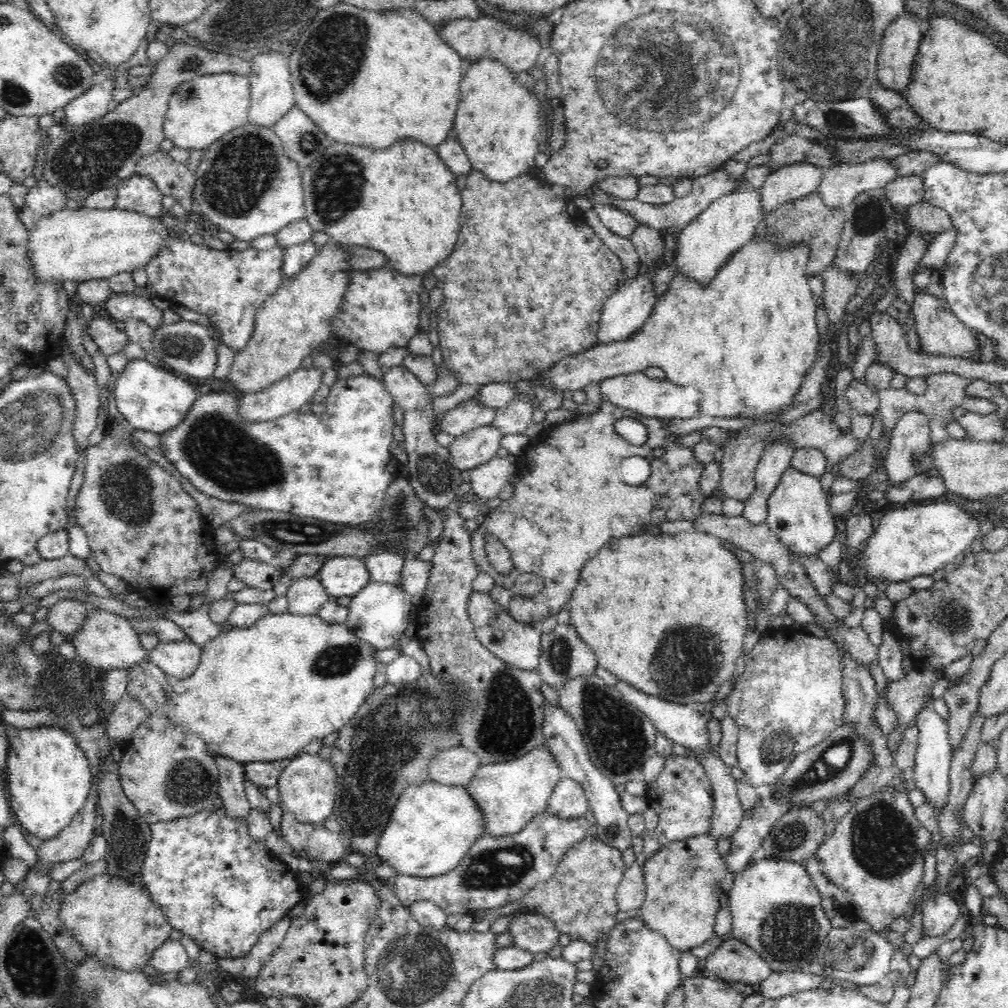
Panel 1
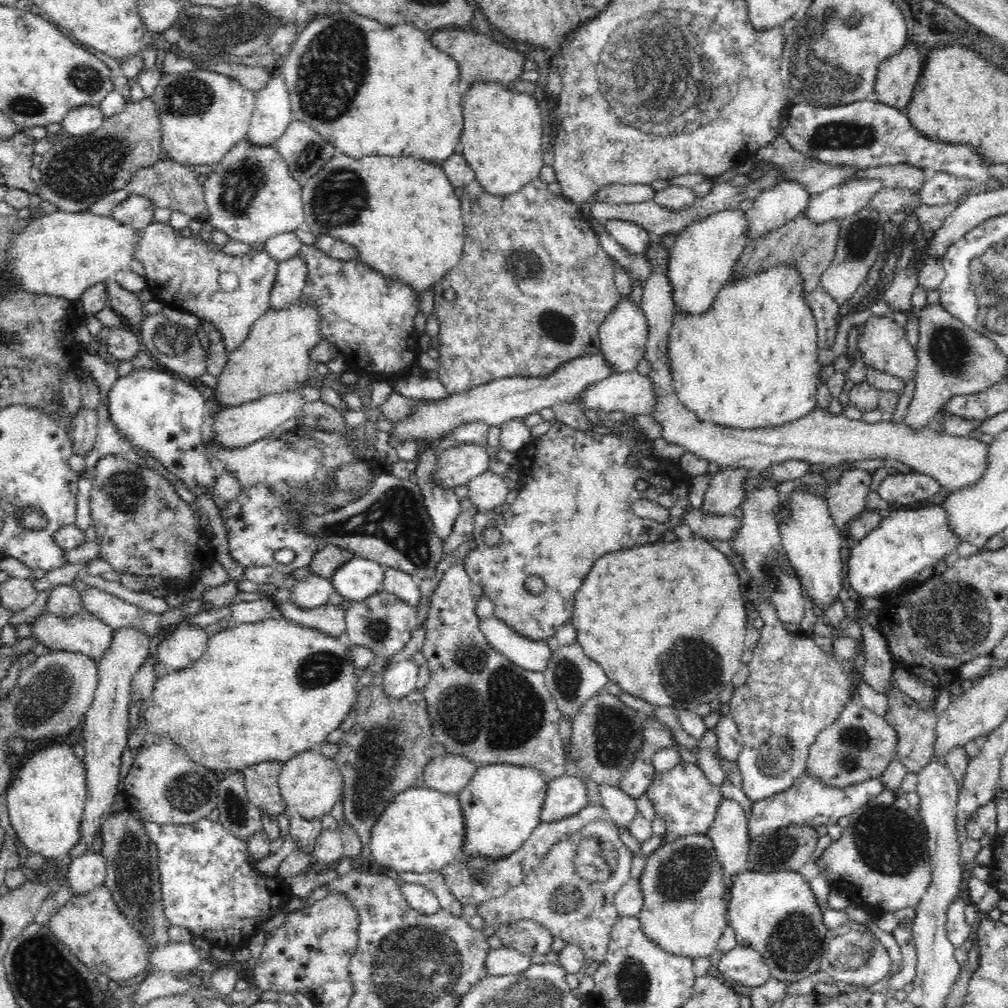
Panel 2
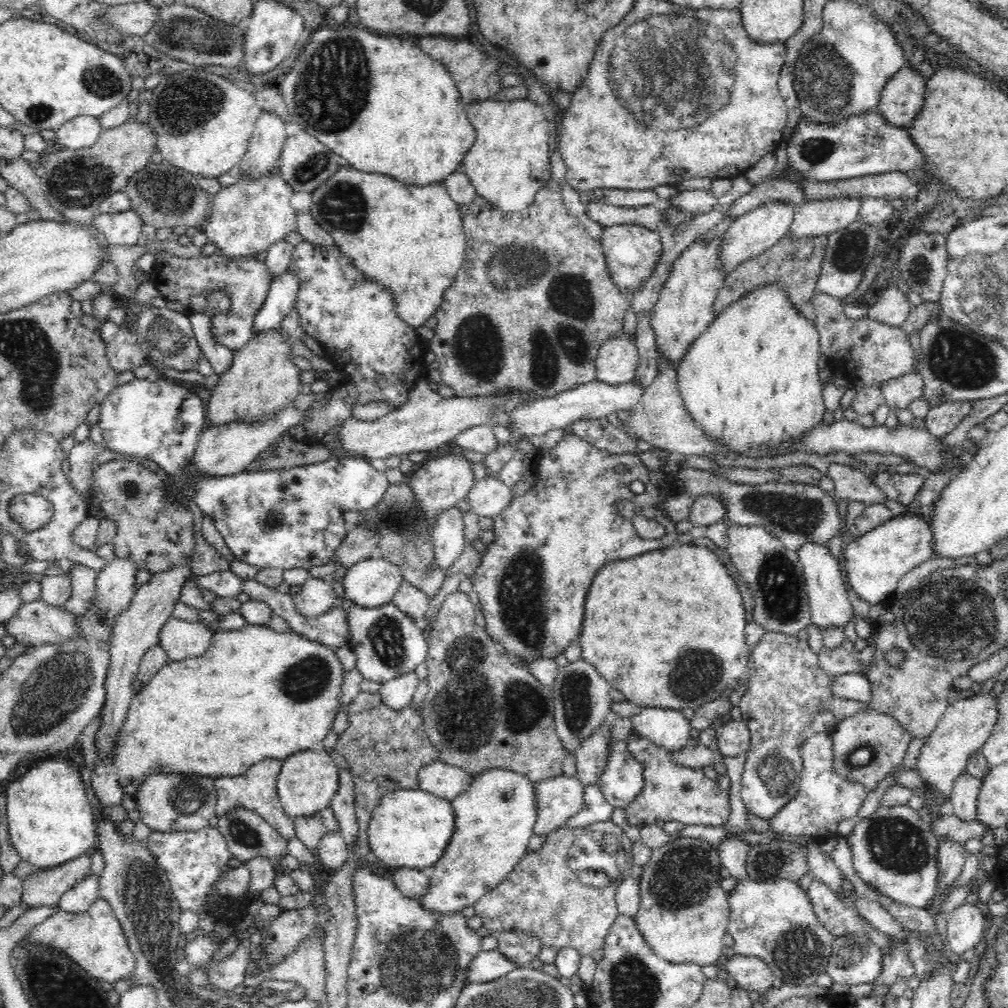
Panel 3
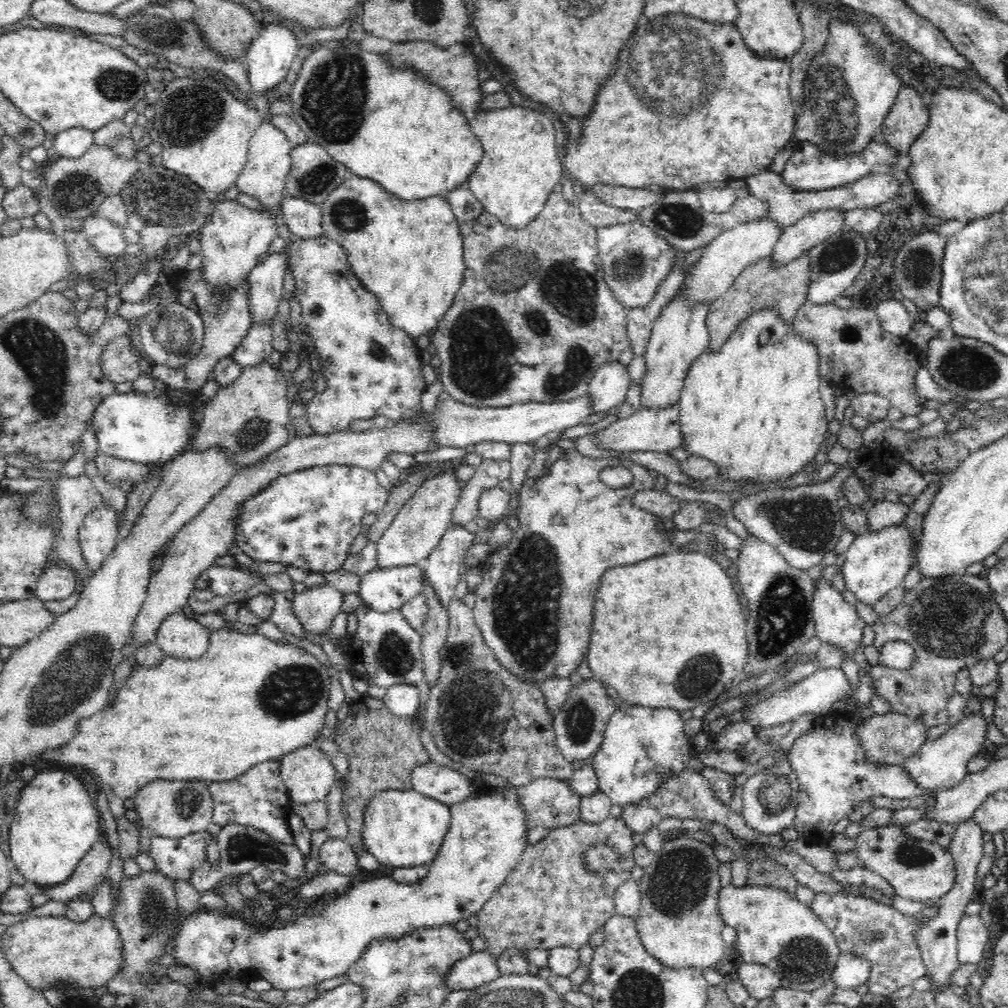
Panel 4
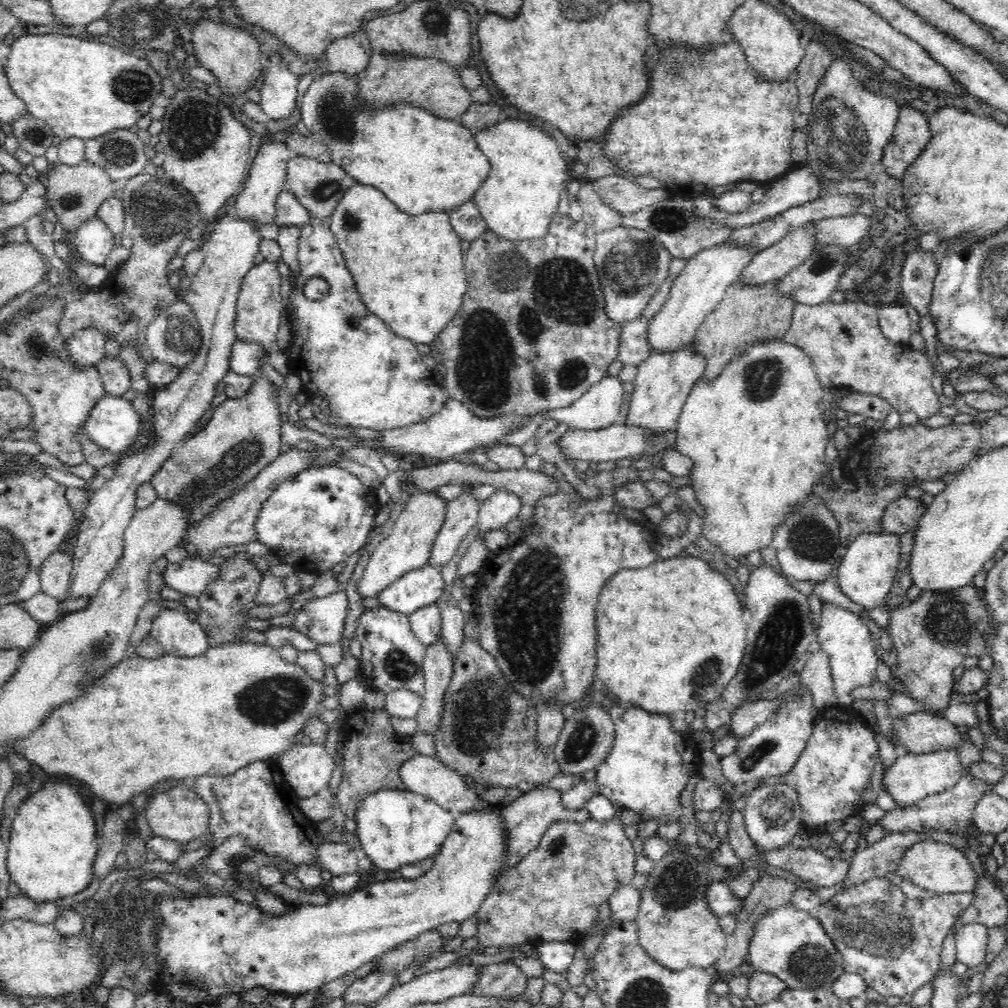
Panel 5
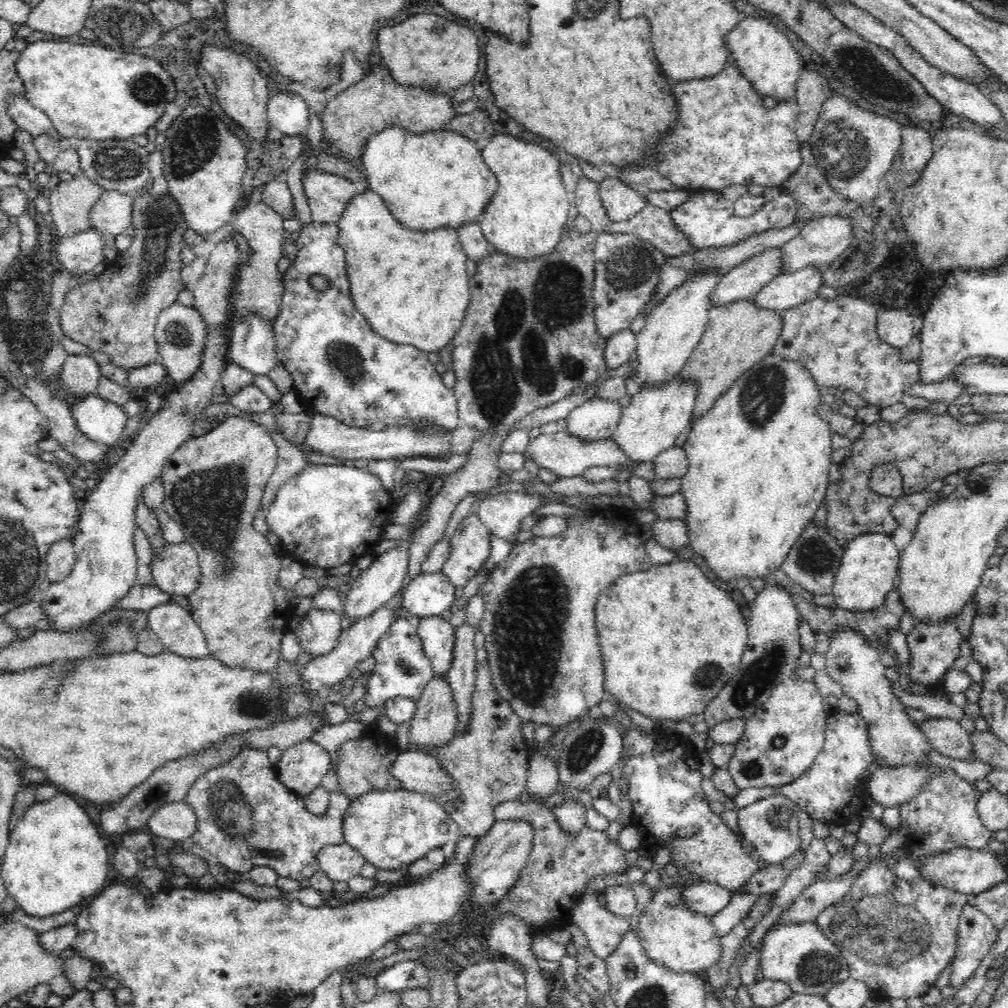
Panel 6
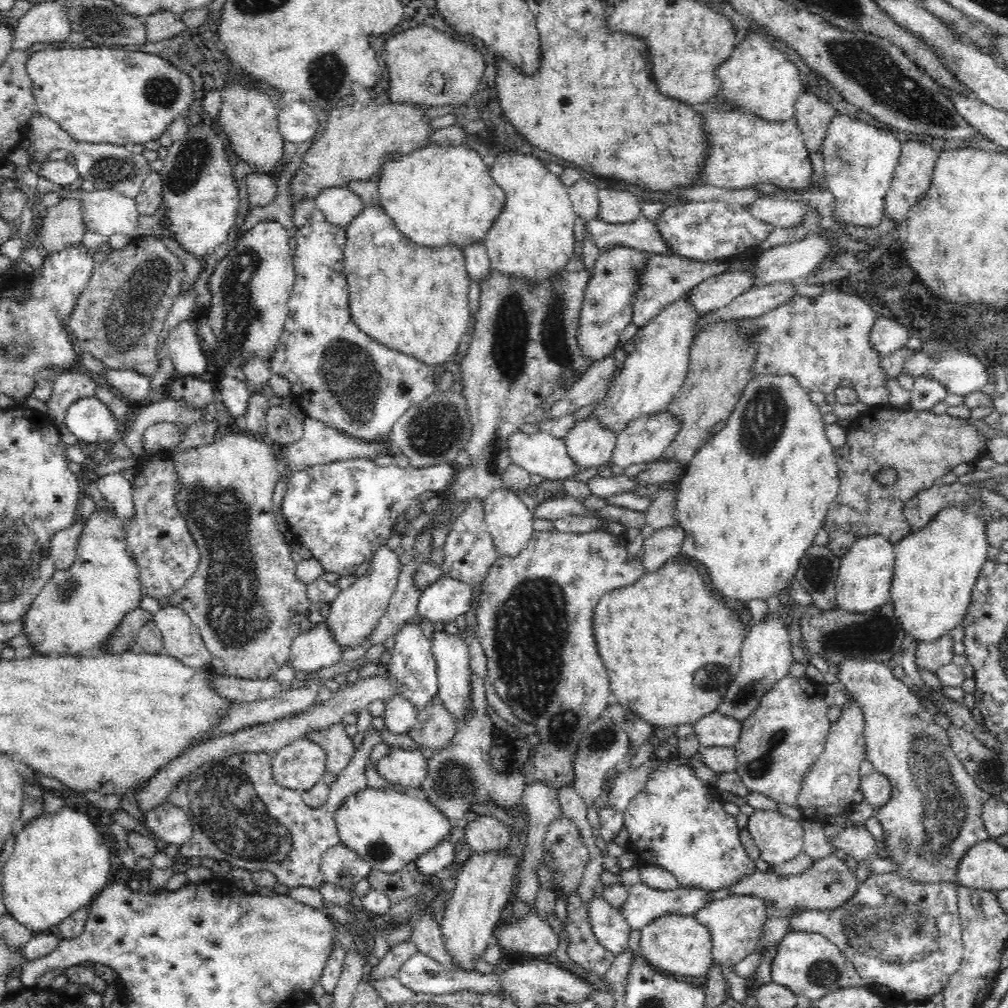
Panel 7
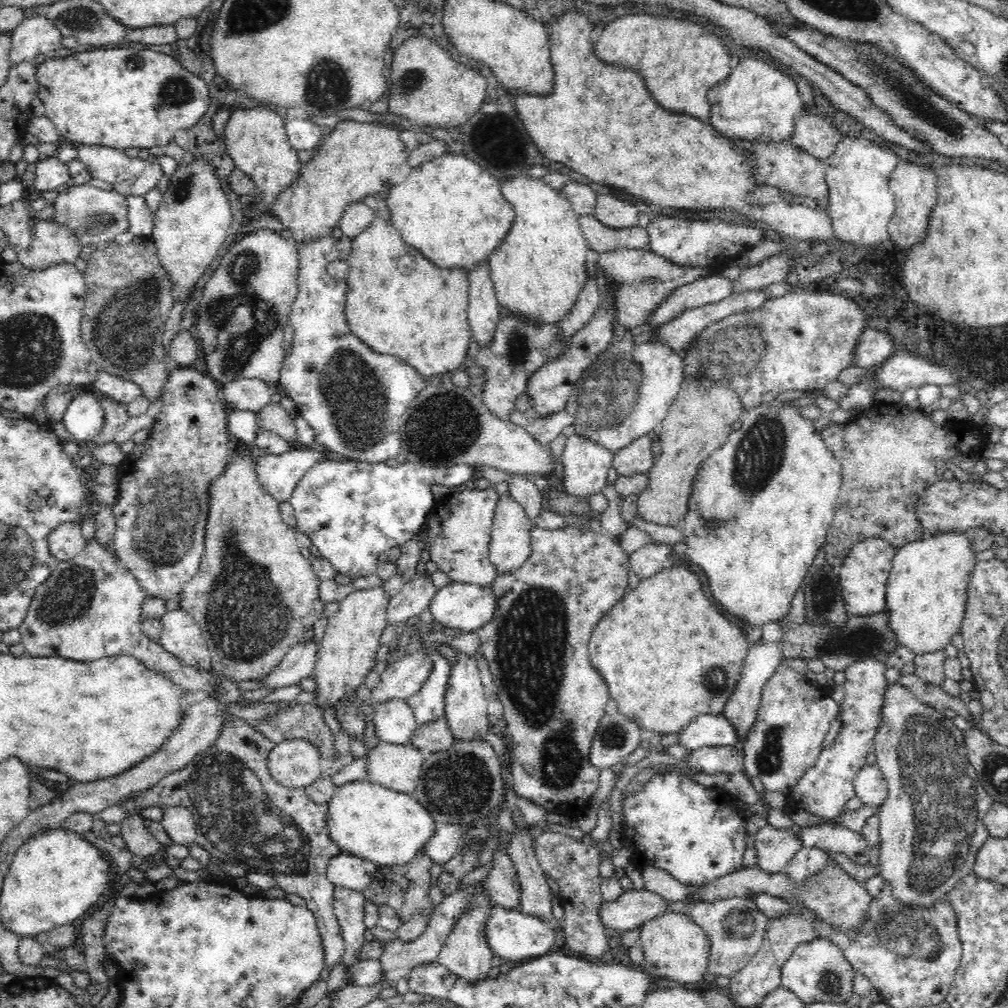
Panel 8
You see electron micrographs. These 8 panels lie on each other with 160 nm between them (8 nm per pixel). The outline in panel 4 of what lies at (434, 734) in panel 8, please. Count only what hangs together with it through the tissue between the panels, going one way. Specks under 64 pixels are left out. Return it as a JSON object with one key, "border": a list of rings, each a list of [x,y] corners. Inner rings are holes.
{"border":[[[422,572],[422,592],[428,607],[424,627],[421,629],[421,651],[424,661],[424,678],[430,687],[438,684],[440,676],[440,651],[446,642],[449,620],[446,608],[435,593],[429,578]]]}

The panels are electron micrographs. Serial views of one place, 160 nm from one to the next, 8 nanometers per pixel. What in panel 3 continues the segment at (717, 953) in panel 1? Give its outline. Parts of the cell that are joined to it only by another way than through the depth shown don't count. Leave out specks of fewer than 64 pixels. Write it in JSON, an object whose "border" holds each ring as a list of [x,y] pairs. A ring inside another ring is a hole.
{"border":[[[736,953],[723,968],[726,971],[725,976],[731,976],[738,988],[760,993],[768,991],[778,983],[768,964],[756,956]]]}

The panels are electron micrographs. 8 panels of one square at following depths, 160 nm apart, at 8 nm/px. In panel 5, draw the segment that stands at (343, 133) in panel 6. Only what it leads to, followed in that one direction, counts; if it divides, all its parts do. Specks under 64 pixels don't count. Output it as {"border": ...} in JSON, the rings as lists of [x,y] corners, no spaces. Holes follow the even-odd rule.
{"border":[[[399,52],[374,53],[366,70],[360,74],[359,98],[370,108],[394,102],[411,102],[440,118],[457,120],[474,102],[470,90],[462,82],[458,67],[433,56],[414,56]]]}

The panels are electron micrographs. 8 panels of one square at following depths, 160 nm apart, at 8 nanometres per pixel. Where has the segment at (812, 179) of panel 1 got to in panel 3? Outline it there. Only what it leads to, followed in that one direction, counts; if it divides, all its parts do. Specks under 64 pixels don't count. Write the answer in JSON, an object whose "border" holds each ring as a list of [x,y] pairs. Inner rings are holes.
{"border":[[[766,202],[766,204],[760,204],[758,208],[752,208],[752,210],[748,210],[742,216],[737,217],[723,234],[721,246],[723,272],[727,275],[738,264],[762,254],[773,244],[776,244],[786,232],[790,232],[796,208],[797,206],[791,203]]]}

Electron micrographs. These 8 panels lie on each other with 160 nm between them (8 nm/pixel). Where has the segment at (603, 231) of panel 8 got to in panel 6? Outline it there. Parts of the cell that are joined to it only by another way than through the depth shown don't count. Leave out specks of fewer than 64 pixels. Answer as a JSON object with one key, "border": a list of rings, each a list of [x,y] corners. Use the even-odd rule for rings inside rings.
{"border":[[[648,203],[632,218],[613,222],[604,231],[635,234],[648,242],[653,242],[667,258],[694,253],[692,243],[676,226],[671,212],[672,210],[665,210]]]}

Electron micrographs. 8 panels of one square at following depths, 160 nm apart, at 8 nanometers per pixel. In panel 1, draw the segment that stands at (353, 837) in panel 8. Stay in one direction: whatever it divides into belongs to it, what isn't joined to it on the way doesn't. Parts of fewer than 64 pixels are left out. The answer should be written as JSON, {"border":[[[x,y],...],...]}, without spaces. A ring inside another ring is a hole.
{"border":[[[428,778],[422,784],[410,785],[398,799],[391,812],[389,825],[384,829],[376,854],[398,873],[417,878],[436,878],[454,872],[468,856],[470,848],[486,835],[484,813],[466,786],[440,784]]]}

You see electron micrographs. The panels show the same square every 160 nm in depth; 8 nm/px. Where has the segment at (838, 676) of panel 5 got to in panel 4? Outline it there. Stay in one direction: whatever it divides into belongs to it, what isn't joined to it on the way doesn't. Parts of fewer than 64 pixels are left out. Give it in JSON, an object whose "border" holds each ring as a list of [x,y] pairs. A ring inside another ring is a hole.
{"border":[[[822,574],[814,581],[812,612],[816,636],[822,643],[835,644],[847,652],[847,656],[852,656],[854,648],[858,648],[862,642],[865,622],[854,609],[854,605],[848,603],[842,593],[832,585],[832,579],[826,579]]]}

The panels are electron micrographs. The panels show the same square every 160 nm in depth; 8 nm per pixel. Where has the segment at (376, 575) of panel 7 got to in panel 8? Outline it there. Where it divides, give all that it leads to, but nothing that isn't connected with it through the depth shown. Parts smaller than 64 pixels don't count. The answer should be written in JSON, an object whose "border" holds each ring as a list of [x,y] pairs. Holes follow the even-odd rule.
{"border":[[[382,584],[372,586],[366,590],[354,590],[344,600],[338,602],[338,610],[327,621],[326,633],[319,643],[317,663],[314,669],[316,678],[317,702],[319,708],[332,704],[338,714],[338,722],[347,736],[355,736],[364,740],[364,714],[356,714],[356,708],[350,704],[344,708],[342,698],[356,692],[362,684],[366,674],[374,668],[377,648],[380,648],[380,634],[386,628],[387,604],[390,596]]]}

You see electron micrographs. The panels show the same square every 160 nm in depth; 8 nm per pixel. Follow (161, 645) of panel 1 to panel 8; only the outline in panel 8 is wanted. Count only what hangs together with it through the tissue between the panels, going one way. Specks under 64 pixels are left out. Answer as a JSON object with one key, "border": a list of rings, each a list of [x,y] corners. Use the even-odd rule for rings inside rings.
{"border":[[[166,610],[162,614],[161,624],[163,631],[159,637],[159,643],[176,659],[190,667],[197,667],[201,670],[211,670],[211,654],[207,647],[206,639],[202,636],[201,629],[192,615],[185,610]]]}

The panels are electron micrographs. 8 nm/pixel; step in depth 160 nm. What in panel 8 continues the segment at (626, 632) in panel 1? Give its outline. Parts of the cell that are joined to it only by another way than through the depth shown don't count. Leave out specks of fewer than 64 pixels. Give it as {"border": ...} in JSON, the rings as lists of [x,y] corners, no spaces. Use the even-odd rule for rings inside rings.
{"border":[[[677,565],[676,567],[666,566],[660,572],[654,574],[654,576],[641,579],[634,589],[629,590],[622,596],[620,602],[617,602],[609,611],[602,614],[602,619],[598,622],[597,628],[594,630],[594,636],[590,640],[590,660],[592,660],[592,666],[606,680],[606,684],[610,688],[608,690],[609,695],[616,701],[618,712],[622,713],[631,721],[634,721],[641,729],[644,728],[654,733],[660,733],[661,735],[677,735],[690,722],[694,721],[694,718],[698,715],[722,713],[727,700],[732,696],[732,692],[734,692],[734,688],[736,688],[736,684],[740,680],[742,662],[744,662],[744,656],[748,652],[748,640],[742,634],[742,628],[736,626],[734,622],[730,622],[718,610],[718,606],[712,606],[712,604],[714,602],[710,602],[710,598],[706,598],[698,576],[688,568]]]}

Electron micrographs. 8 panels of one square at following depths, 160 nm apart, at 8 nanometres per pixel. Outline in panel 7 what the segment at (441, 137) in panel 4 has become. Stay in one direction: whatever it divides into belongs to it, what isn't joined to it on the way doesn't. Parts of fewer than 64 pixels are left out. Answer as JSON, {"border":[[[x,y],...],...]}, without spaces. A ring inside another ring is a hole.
{"border":[[[429,141],[424,147],[410,153],[382,156],[381,172],[378,172],[375,179],[378,190],[380,191],[380,205],[386,211],[386,214],[395,222],[399,231],[403,235],[406,235],[411,242],[421,244],[424,247],[442,247],[444,244],[455,244],[458,247],[466,247],[466,244],[473,244],[476,240],[483,240],[486,232],[488,232],[488,228],[494,224],[500,212],[502,212],[506,200],[505,192],[492,178],[489,166],[482,161],[482,152],[474,150],[467,142],[459,144],[459,146],[446,146]]]}

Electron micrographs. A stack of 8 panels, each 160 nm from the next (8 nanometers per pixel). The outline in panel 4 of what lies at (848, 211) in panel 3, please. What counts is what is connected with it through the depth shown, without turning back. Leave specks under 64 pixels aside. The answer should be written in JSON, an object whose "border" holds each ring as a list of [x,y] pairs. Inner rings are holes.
{"border":[[[828,208],[810,212],[787,226],[776,243],[773,259],[775,266],[788,264],[796,260],[806,250],[814,248],[818,242],[826,240],[843,230],[846,210],[843,208]]]}

